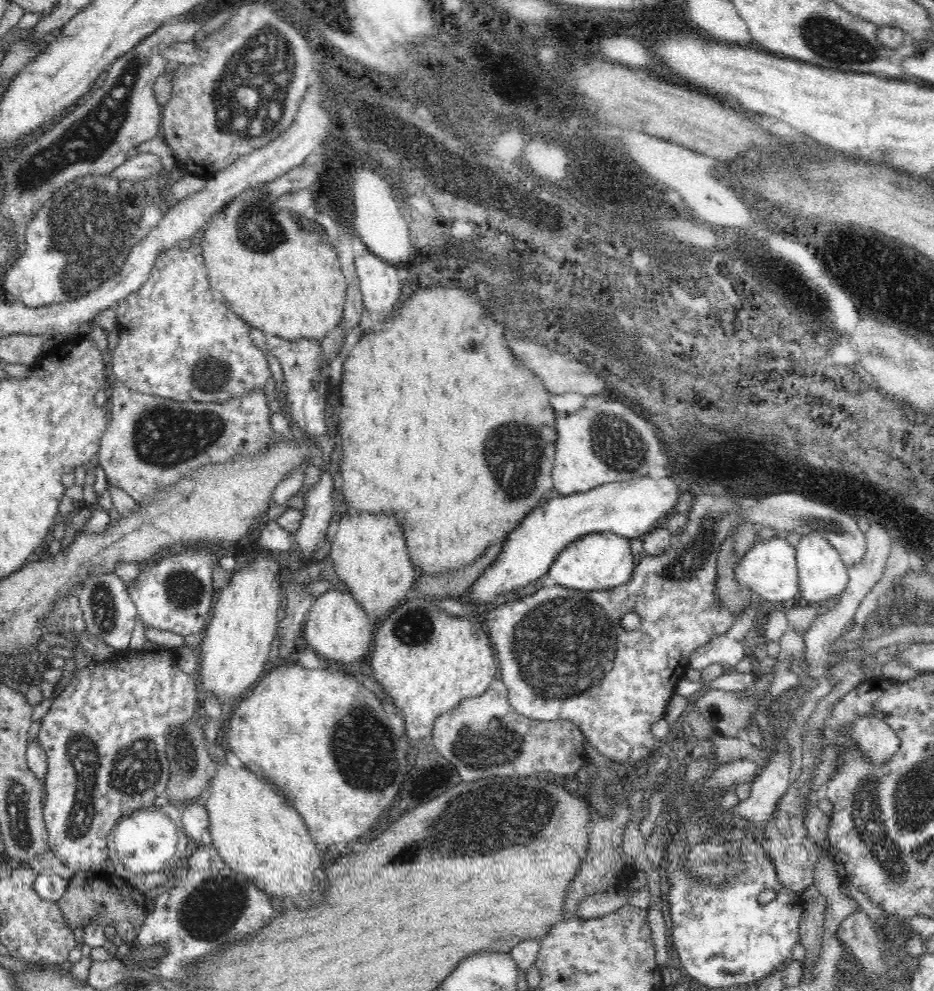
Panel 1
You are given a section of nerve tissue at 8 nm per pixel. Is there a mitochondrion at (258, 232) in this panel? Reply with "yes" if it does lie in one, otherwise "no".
yes

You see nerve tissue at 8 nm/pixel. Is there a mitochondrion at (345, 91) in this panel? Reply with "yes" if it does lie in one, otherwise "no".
no

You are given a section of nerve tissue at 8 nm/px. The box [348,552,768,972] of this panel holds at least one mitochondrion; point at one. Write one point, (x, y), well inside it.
(563, 649)

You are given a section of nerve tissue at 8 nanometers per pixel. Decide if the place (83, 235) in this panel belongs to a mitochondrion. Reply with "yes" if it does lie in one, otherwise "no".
yes

